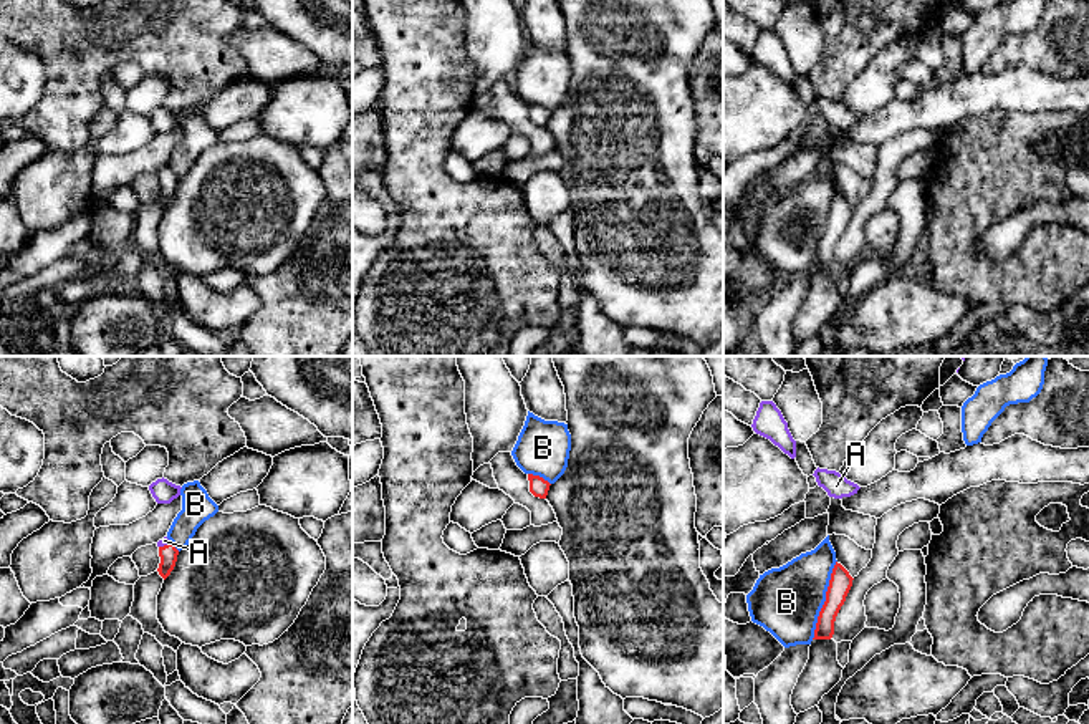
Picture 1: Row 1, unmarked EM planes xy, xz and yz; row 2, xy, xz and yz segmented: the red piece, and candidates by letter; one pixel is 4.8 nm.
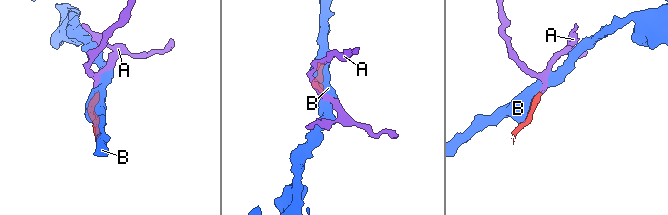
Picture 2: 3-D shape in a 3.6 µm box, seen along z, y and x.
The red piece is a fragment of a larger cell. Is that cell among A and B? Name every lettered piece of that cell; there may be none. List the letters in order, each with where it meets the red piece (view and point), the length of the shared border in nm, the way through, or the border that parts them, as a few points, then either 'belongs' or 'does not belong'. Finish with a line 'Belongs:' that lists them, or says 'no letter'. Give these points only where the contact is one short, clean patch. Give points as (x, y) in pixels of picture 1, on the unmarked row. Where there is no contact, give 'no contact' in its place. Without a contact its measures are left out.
A: xy (164, 174) | 60 nm | across xy (167, 183), (164, 174), (164, 169) | belongs
B: yz (826, 229) | 400 nm | does not belong
Belongs: A

